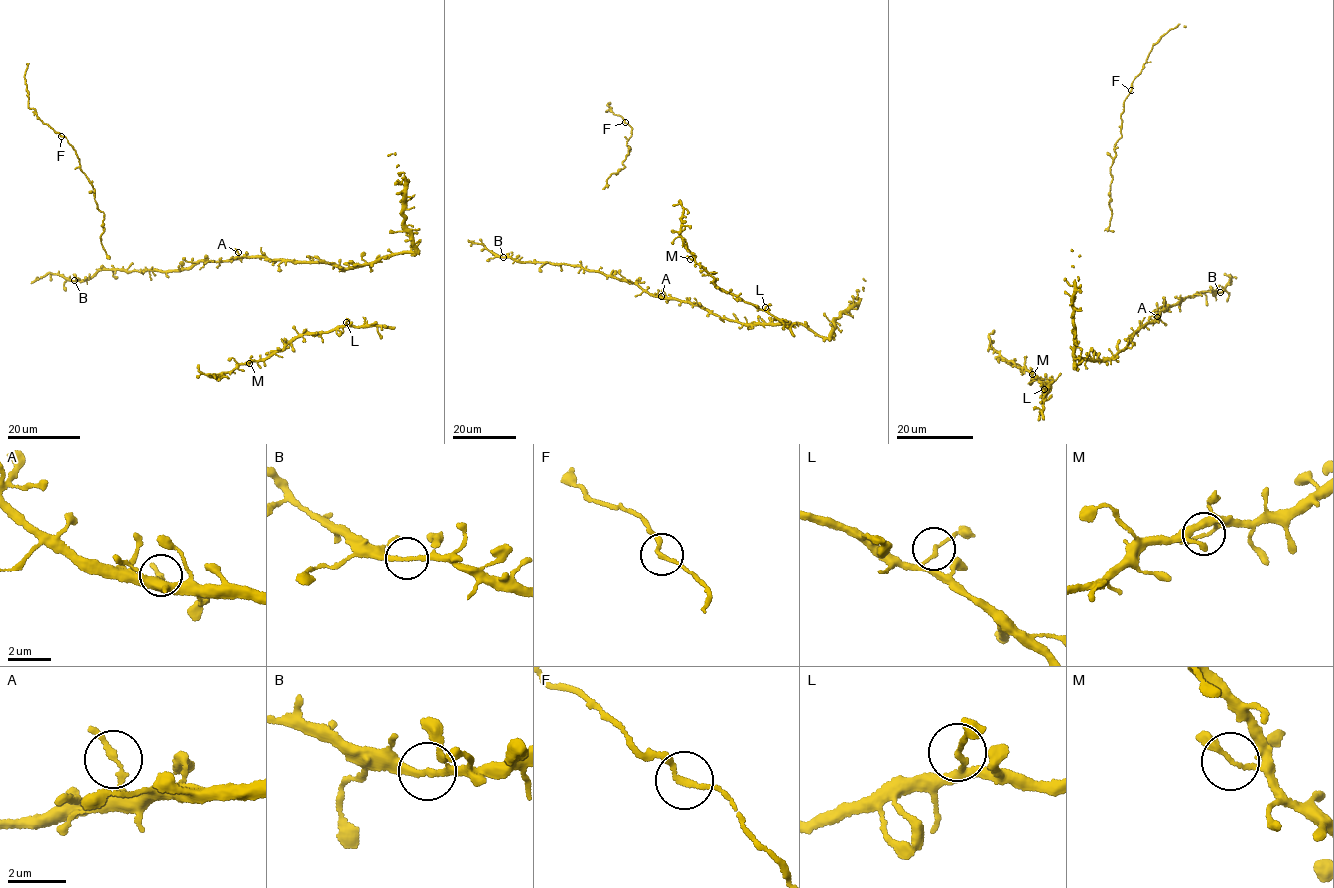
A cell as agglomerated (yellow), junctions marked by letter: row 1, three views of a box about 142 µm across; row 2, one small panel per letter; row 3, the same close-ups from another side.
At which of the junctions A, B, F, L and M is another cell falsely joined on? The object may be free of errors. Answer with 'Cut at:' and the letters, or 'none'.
Cut at: none

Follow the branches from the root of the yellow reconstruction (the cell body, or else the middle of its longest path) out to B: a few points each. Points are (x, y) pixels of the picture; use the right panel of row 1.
B: (1157, 319), (1165, 309), (1182, 298), (1208, 289), (1214, 294), (1220, 292)

